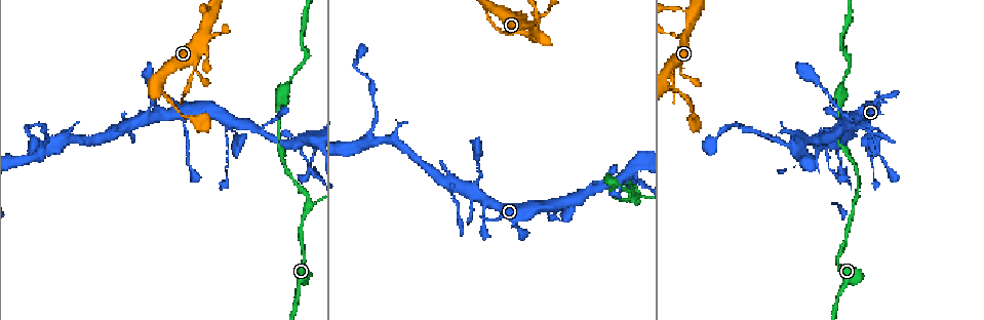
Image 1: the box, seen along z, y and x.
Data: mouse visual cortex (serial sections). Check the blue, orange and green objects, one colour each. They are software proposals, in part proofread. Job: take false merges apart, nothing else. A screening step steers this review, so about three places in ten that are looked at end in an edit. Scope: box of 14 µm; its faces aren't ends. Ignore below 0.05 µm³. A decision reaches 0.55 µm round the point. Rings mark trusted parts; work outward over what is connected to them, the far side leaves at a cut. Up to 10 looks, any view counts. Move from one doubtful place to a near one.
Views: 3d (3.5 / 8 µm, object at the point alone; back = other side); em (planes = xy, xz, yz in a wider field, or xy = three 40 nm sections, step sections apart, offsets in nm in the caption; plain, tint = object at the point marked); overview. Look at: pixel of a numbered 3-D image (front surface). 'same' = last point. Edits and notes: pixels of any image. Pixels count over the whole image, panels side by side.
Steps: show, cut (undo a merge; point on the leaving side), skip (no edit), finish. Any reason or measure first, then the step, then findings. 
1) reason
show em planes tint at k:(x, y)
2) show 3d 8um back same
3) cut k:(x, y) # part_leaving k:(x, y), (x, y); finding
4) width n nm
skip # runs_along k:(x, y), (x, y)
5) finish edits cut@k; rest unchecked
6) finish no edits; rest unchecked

abrupt turn
show 3d 3.5um at 1:(207, 32)

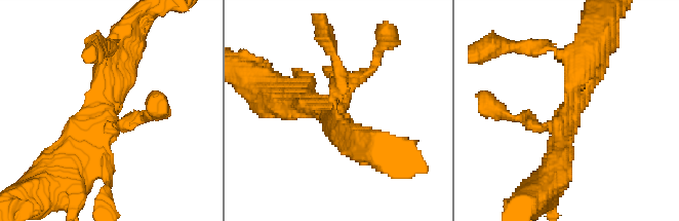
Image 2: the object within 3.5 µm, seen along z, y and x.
shape alone is not enough
show em planes plain at 2:(104, 107)

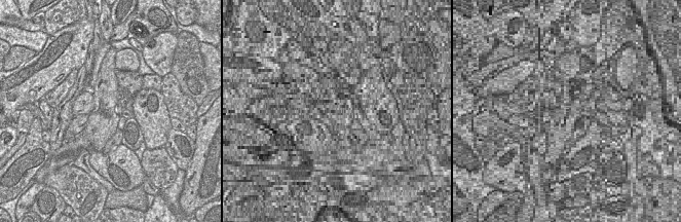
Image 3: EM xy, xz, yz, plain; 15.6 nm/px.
show em planes tint same

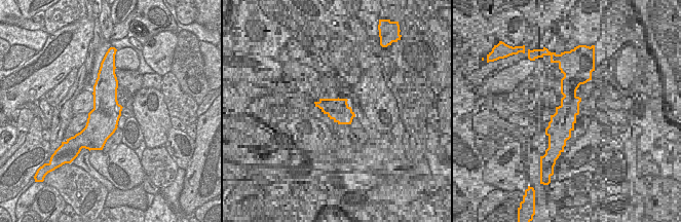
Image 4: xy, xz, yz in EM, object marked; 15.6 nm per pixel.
skip # runs_along 2:(61, 154), (111, 104), (117, 47); all the same cell

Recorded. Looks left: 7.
side arm on a straight run
show 3d 3.5um back at 1:(849, 123)

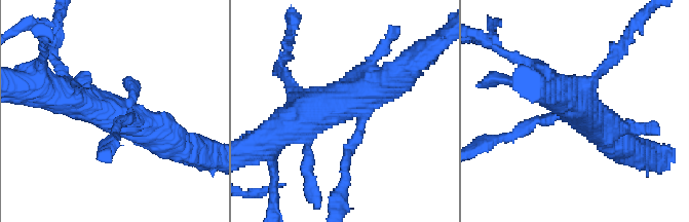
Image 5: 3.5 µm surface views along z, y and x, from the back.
shape alone is not enough
show em xy step 3 tint at 5:(362, 115)

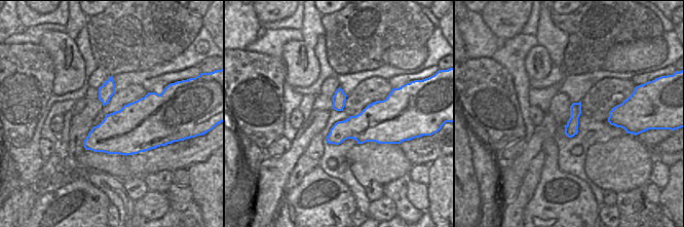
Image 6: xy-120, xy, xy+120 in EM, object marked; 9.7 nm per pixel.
show em xy step 2 tint same

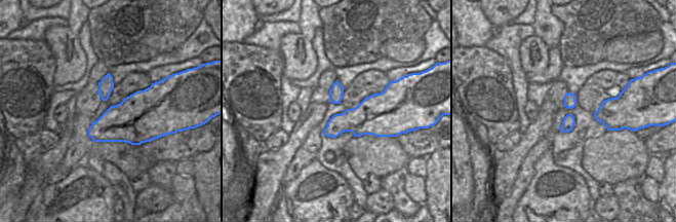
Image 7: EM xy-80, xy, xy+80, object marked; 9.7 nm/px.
cut 5:(530, 124) # part_leaving 5:(556, 115), (487, 141); a second cell is stuck on

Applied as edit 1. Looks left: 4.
three-way junction
show em xy step 1 tint at 1:(623, 177)

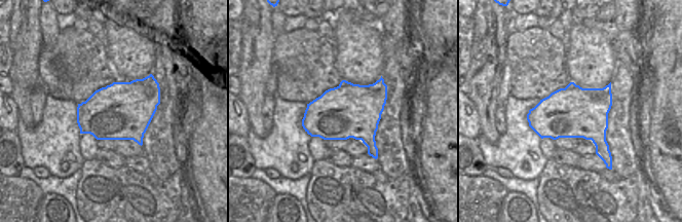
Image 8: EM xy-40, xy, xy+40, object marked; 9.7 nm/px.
show 3d 3.5um same

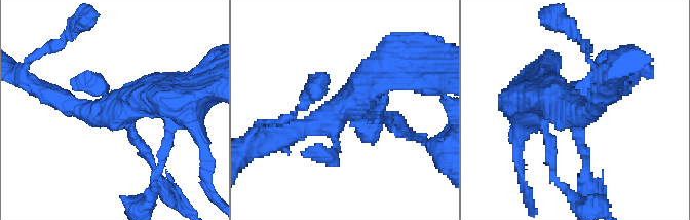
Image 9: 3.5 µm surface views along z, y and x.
width 550 nm
cut 9:(150, 158) # part_leaving 9:(368, 115), (396, 123), (415, 136); two cells meet here

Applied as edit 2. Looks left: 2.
finish edits cut@5, cut@9; rest unchecked

